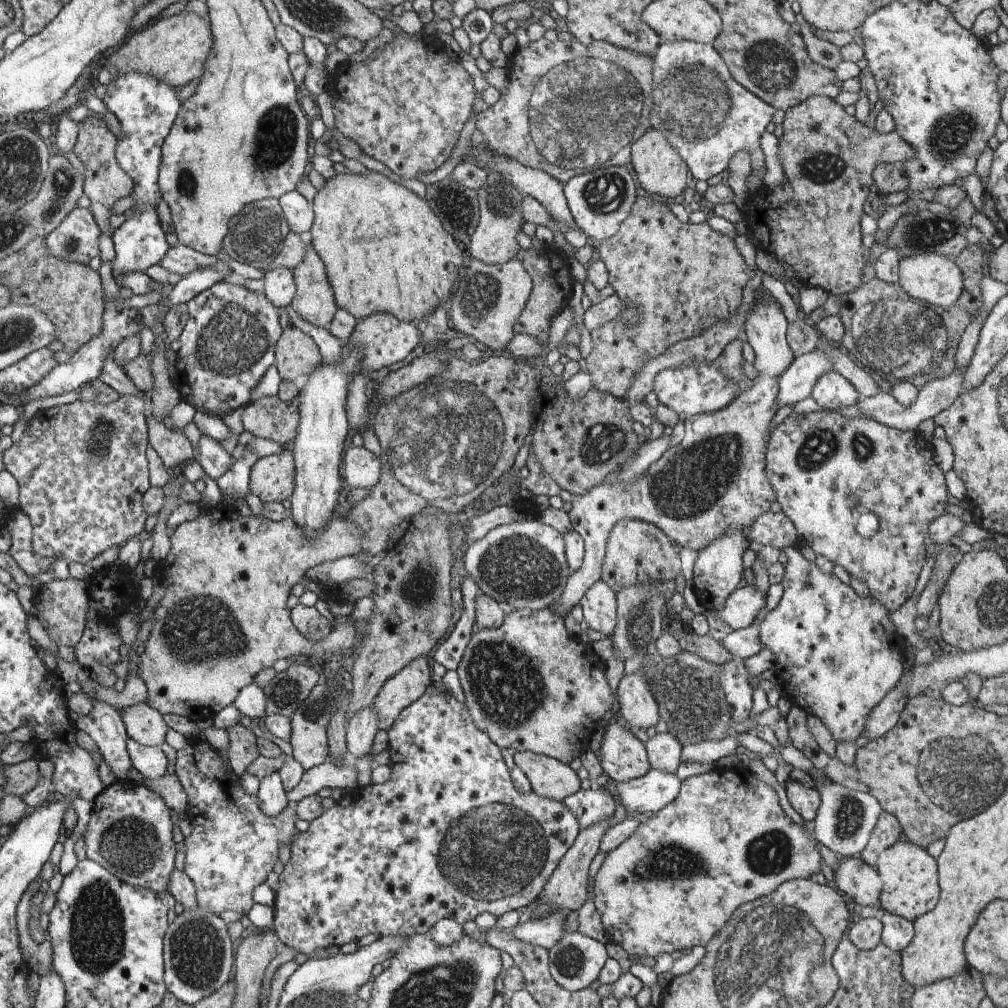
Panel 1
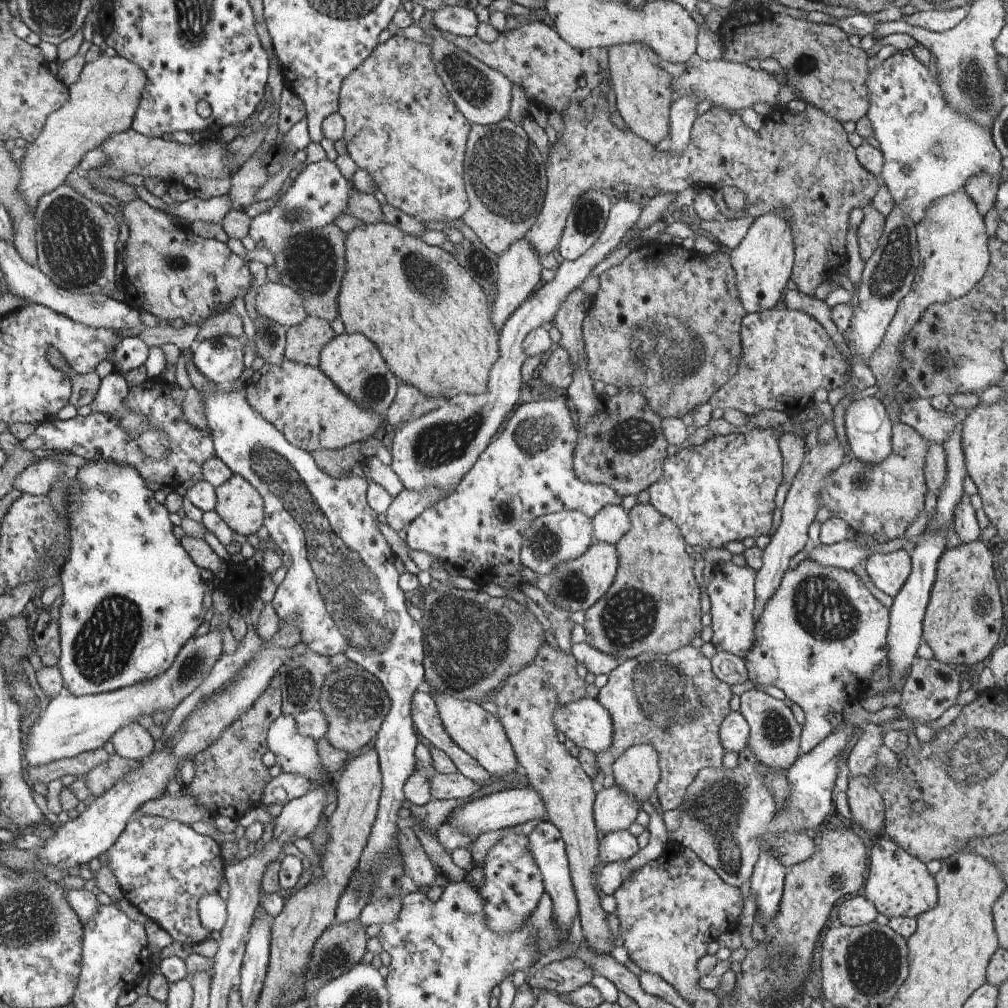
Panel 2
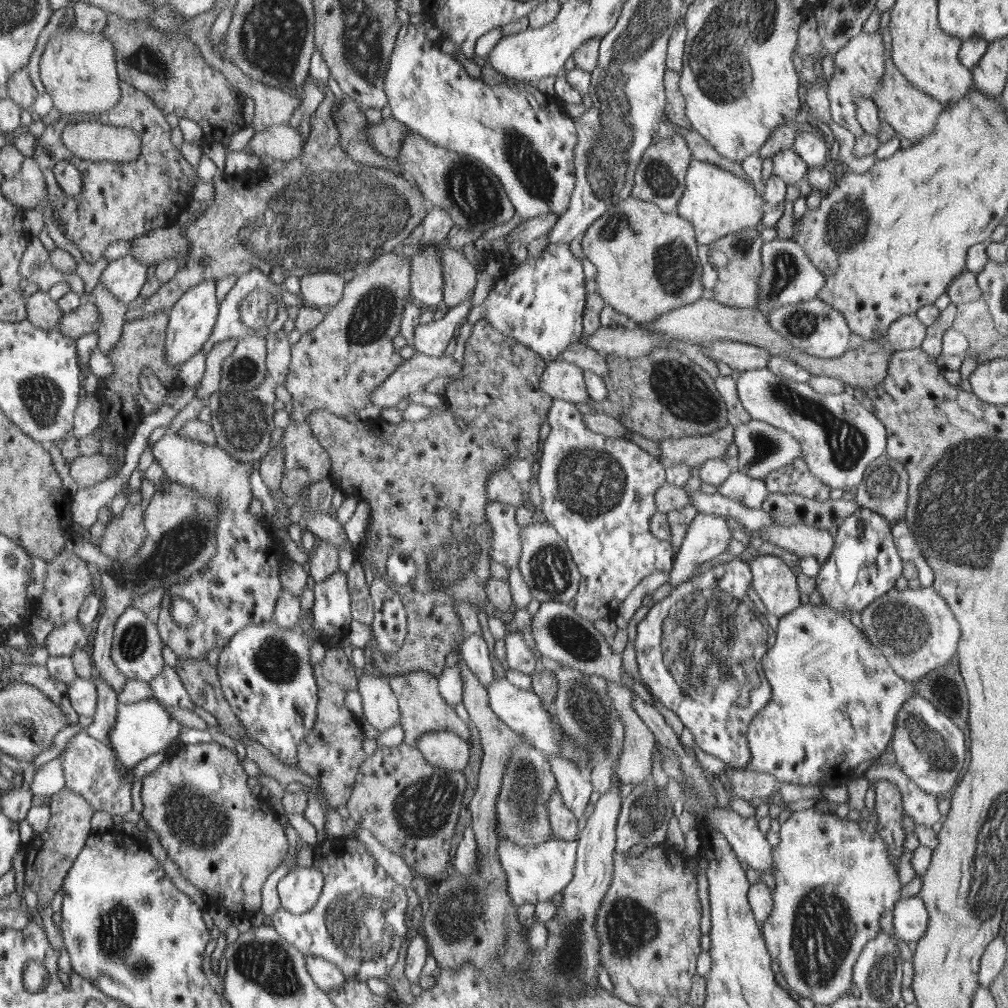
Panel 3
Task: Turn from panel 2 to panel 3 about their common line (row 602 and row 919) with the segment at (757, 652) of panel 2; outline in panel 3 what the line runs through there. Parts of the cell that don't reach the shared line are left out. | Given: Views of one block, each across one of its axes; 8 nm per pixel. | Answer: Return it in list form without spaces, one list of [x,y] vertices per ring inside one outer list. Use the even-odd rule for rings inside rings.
[[[815,807],[806,810],[794,811],[783,817],[780,824],[780,842],[773,846],[774,862],[774,889],[773,894],[773,912],[770,917],[763,922],[762,929],[765,930],[765,938],[768,942],[770,956],[773,956],[774,962],[778,962],[784,978],[789,984],[790,991],[796,997],[810,999],[815,1005],[831,1006],[837,1002],[842,995],[846,994],[852,984],[853,966],[860,952],[872,939],[878,937],[880,933],[880,918],[884,912],[893,911],[896,902],[900,899],[900,888],[903,881],[899,879],[898,870],[892,866],[891,858],[887,852],[886,843],[879,838],[874,830],[869,829],[864,832],[858,826],[857,821],[848,820],[847,817],[840,819],[835,813],[825,813]]]

